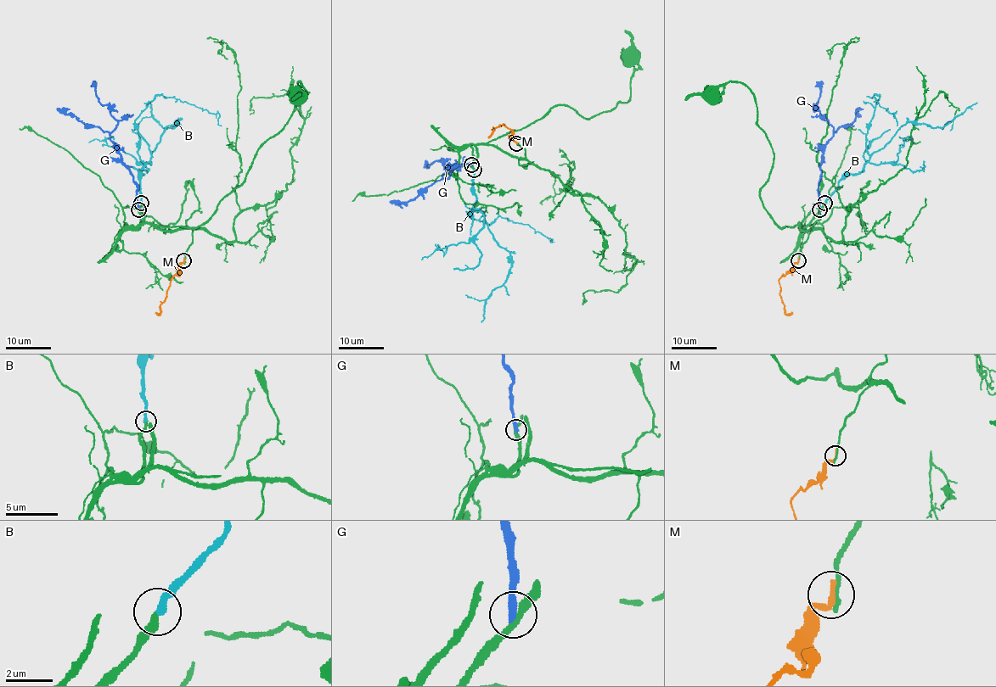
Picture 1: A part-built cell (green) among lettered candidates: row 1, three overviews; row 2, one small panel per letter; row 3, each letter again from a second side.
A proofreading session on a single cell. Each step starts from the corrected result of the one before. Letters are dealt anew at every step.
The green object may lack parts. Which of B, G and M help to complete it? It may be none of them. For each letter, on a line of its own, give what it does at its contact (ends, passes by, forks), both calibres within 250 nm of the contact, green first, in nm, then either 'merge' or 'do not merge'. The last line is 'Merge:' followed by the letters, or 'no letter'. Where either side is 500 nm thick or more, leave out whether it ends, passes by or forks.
B: it ends there; 240 nm thick on the green side, 300 nm on the other; merge
G: it ends there; 280 nm thick on the green side, 320 nm on the other; do not merge
M: it ends there; 240 nm thick on the green side, 260 nm on the other; do not merge
Merge: B

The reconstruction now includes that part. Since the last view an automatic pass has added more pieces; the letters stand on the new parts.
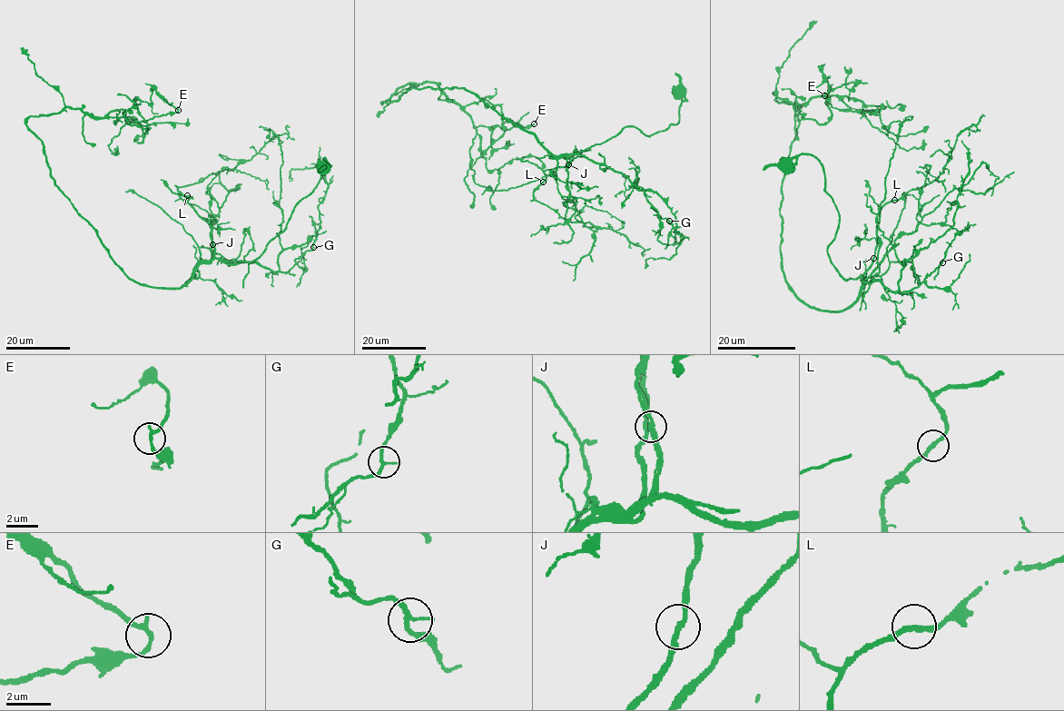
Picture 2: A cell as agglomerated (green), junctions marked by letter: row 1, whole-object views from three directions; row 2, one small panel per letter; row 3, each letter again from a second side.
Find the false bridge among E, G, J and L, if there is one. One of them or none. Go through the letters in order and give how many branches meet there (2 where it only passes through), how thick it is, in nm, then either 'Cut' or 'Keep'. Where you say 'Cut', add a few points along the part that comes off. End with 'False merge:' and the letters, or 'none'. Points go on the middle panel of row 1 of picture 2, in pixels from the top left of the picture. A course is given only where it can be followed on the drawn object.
E: Branches: 2. Thickness 200 nm. Keep
G: Branches: 2. Thickness 200 nm. Keep
J: Branches: 2. Thickness 220 nm. Keep
L: Branches: 2. Thickness 240 nm. Keep
False merge: none

